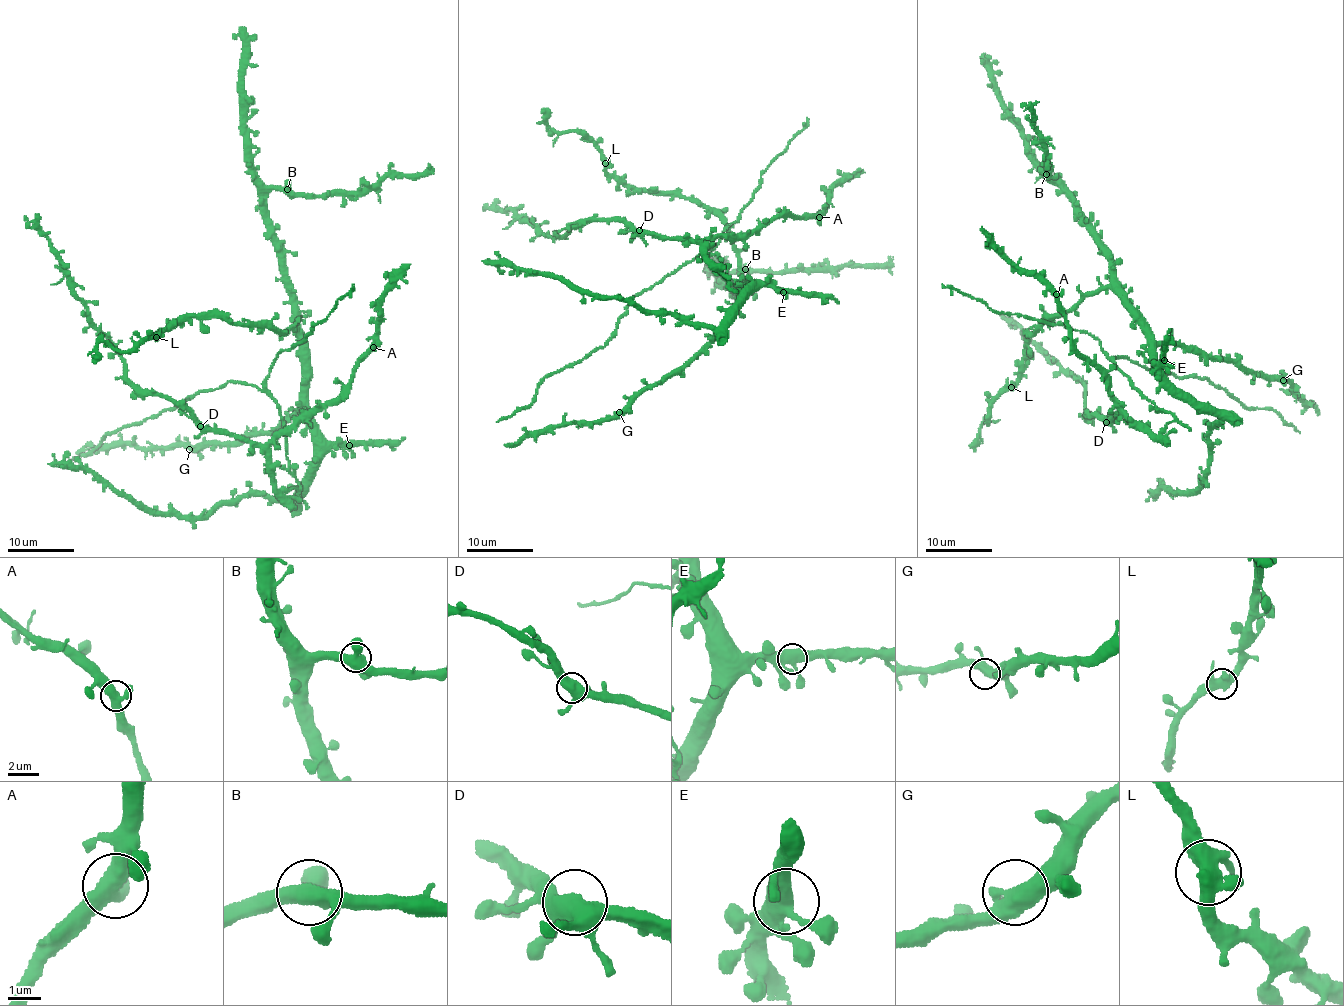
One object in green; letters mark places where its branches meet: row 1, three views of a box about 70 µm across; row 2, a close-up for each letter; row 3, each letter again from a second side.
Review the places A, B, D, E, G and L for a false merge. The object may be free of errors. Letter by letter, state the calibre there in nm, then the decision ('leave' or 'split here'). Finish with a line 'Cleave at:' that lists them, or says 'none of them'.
A: 480 nm thick; leave
B: 500 nm thick; leave
D: 480 nm thick; leave
E: 480 nm thick; leave
G: 480 nm thick; leave
L: 500 nm thick; leave
Cleave at: none of them

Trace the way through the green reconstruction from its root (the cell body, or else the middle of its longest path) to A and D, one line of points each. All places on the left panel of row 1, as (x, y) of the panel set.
A: (272, 368), (266, 391), (283, 421), (298, 490), (276, 487), (270, 446), (333, 404), (373, 347)
D: (272, 368), (266, 391), (283, 421), (288, 469), (299, 489), (278, 490), (273, 463), (259, 446), (200, 426)

